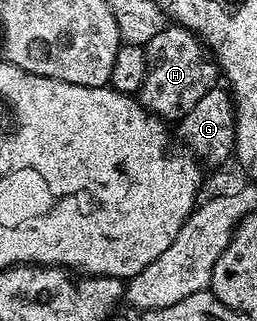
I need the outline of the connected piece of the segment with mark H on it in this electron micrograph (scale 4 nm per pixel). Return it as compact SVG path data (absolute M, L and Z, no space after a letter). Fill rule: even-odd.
M177 23L167 24L160 35L154 36L144 47L148 59L148 75L144 75L140 100L147 113L161 117L167 123L182 120L208 91L219 84L220 70L209 49L192 31Z

